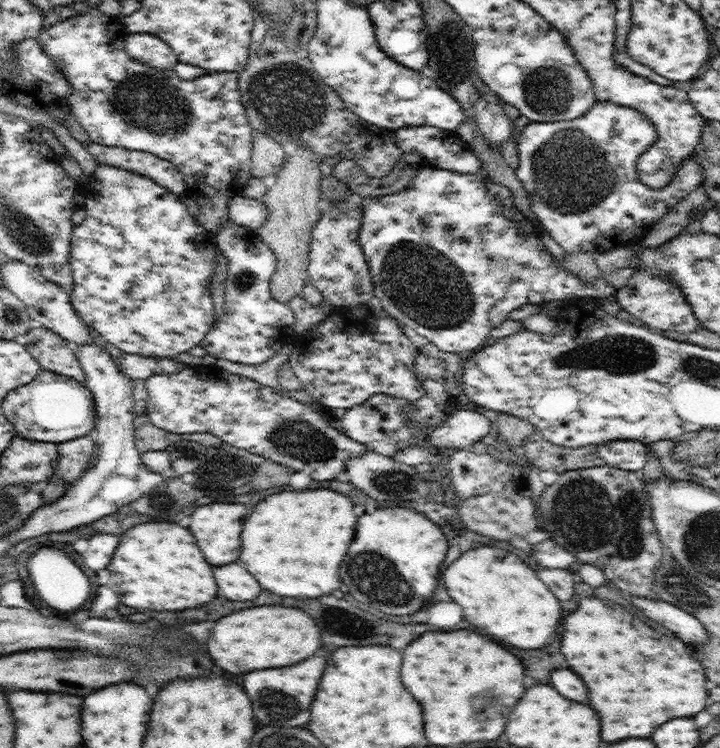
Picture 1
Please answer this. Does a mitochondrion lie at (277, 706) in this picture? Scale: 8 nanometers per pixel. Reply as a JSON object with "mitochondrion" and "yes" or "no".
{"mitochondrion":"yes"}

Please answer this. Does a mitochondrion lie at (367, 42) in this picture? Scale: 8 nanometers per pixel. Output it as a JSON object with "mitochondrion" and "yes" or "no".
{"mitochondrion":"no"}

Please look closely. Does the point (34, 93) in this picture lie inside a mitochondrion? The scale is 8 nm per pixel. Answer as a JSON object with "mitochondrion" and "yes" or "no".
{"mitochondrion":"no"}

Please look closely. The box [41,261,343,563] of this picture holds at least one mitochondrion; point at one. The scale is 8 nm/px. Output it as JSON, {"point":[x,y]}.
{"point":[296,438]}

